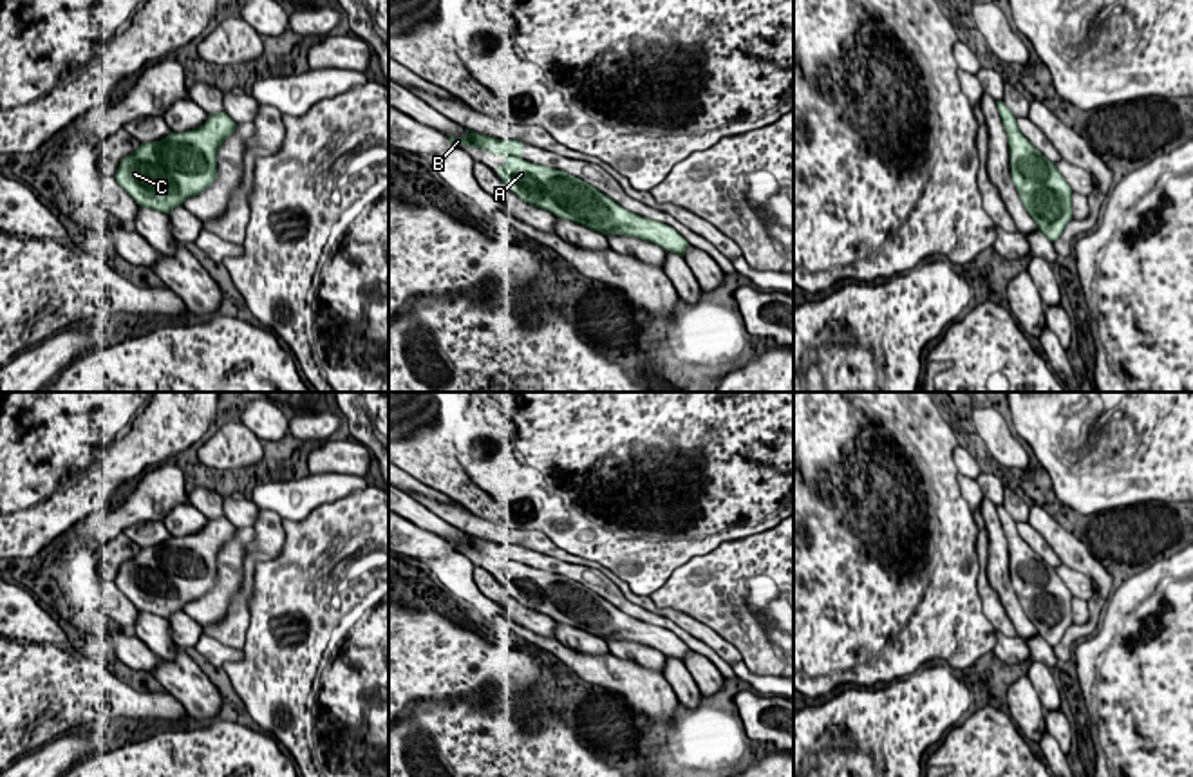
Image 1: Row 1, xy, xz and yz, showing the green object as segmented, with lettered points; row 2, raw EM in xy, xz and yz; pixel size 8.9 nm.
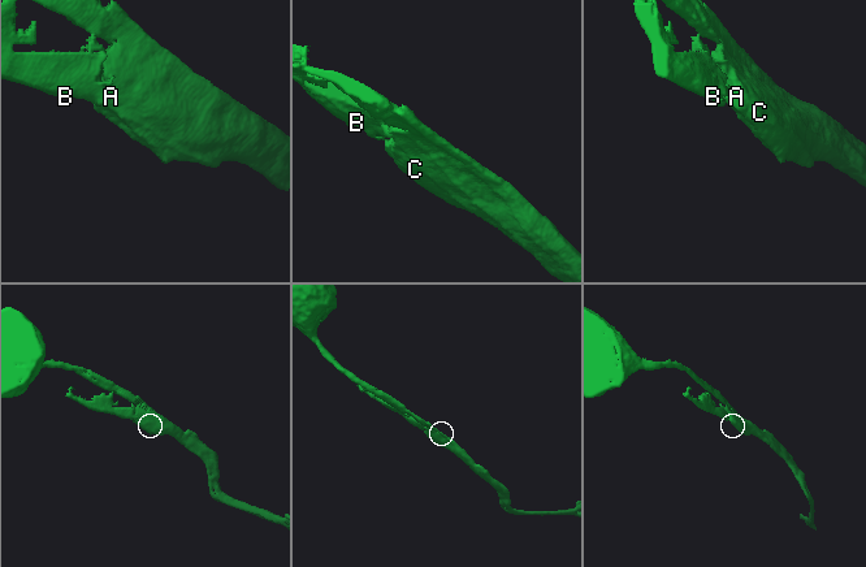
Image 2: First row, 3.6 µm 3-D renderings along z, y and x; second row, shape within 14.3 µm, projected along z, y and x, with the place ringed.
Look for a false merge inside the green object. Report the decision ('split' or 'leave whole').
split

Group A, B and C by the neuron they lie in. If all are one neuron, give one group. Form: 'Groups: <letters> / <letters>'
Groups: A / B C

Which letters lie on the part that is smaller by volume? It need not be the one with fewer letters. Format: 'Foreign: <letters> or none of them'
Foreign: B, C

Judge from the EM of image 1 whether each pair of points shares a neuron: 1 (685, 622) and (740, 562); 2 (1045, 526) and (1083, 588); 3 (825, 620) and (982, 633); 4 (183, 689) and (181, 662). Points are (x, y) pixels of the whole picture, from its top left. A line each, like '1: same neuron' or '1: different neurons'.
1: different neurons
2: different neurons
3: same neuron
4: same neuron

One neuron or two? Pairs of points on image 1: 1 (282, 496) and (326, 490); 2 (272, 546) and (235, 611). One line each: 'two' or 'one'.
1: one
2: one

